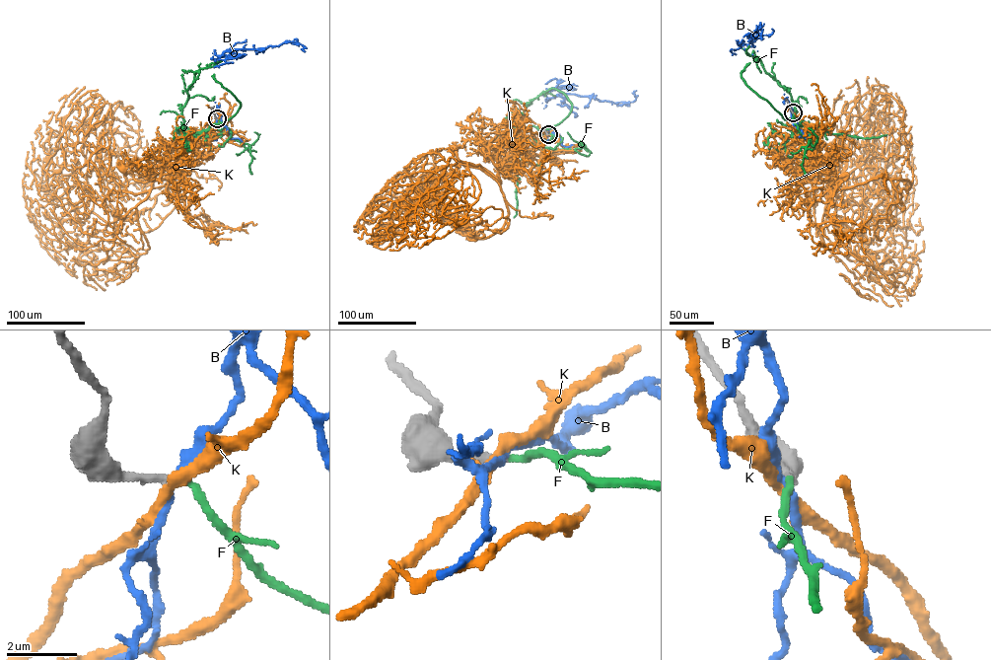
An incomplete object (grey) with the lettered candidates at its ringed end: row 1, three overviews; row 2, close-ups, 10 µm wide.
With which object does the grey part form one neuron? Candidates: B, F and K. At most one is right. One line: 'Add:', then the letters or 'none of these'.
Add: F

